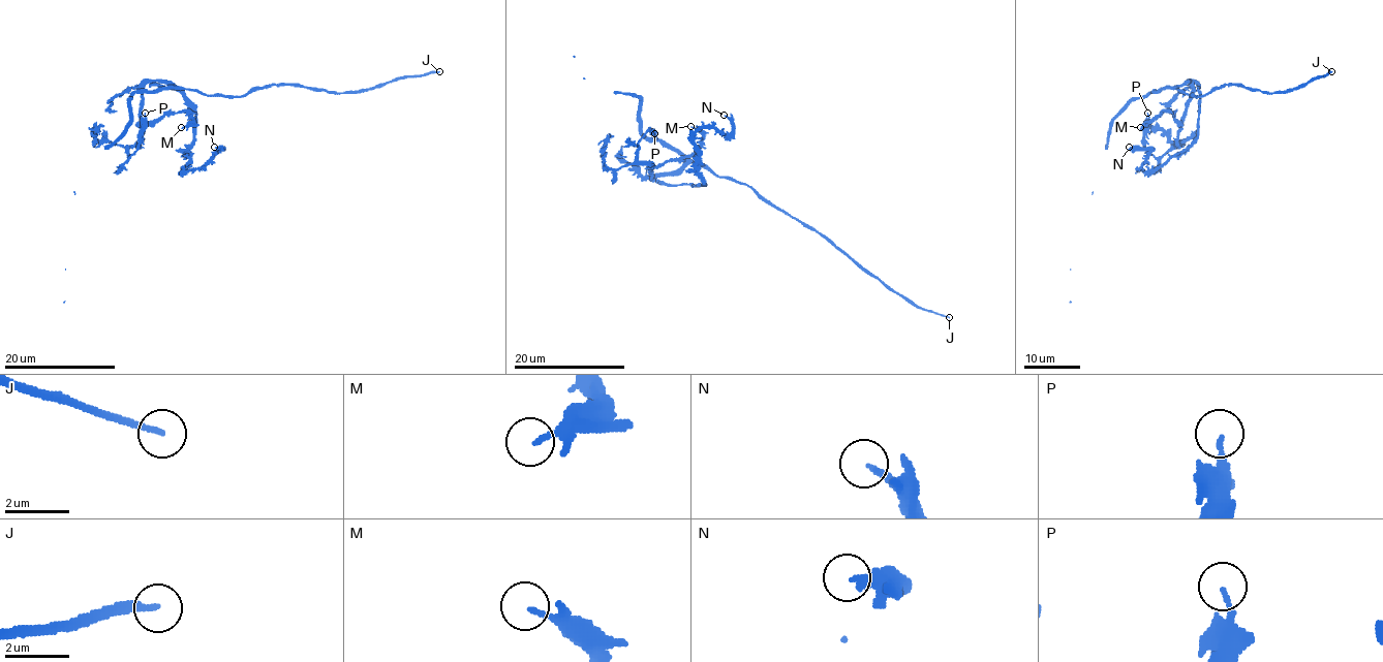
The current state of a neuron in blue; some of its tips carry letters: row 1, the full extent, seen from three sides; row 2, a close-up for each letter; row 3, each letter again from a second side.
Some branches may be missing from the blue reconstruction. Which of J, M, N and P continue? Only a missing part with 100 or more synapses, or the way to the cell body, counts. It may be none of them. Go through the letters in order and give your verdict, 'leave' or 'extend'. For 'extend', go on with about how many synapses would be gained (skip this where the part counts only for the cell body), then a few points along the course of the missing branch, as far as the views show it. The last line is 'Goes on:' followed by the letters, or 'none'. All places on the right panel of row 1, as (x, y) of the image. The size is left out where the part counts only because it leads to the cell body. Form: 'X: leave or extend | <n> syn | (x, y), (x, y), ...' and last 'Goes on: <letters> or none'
J: extend | 350 syn
M: leave
N: leave
P: leave
Goes on: J

